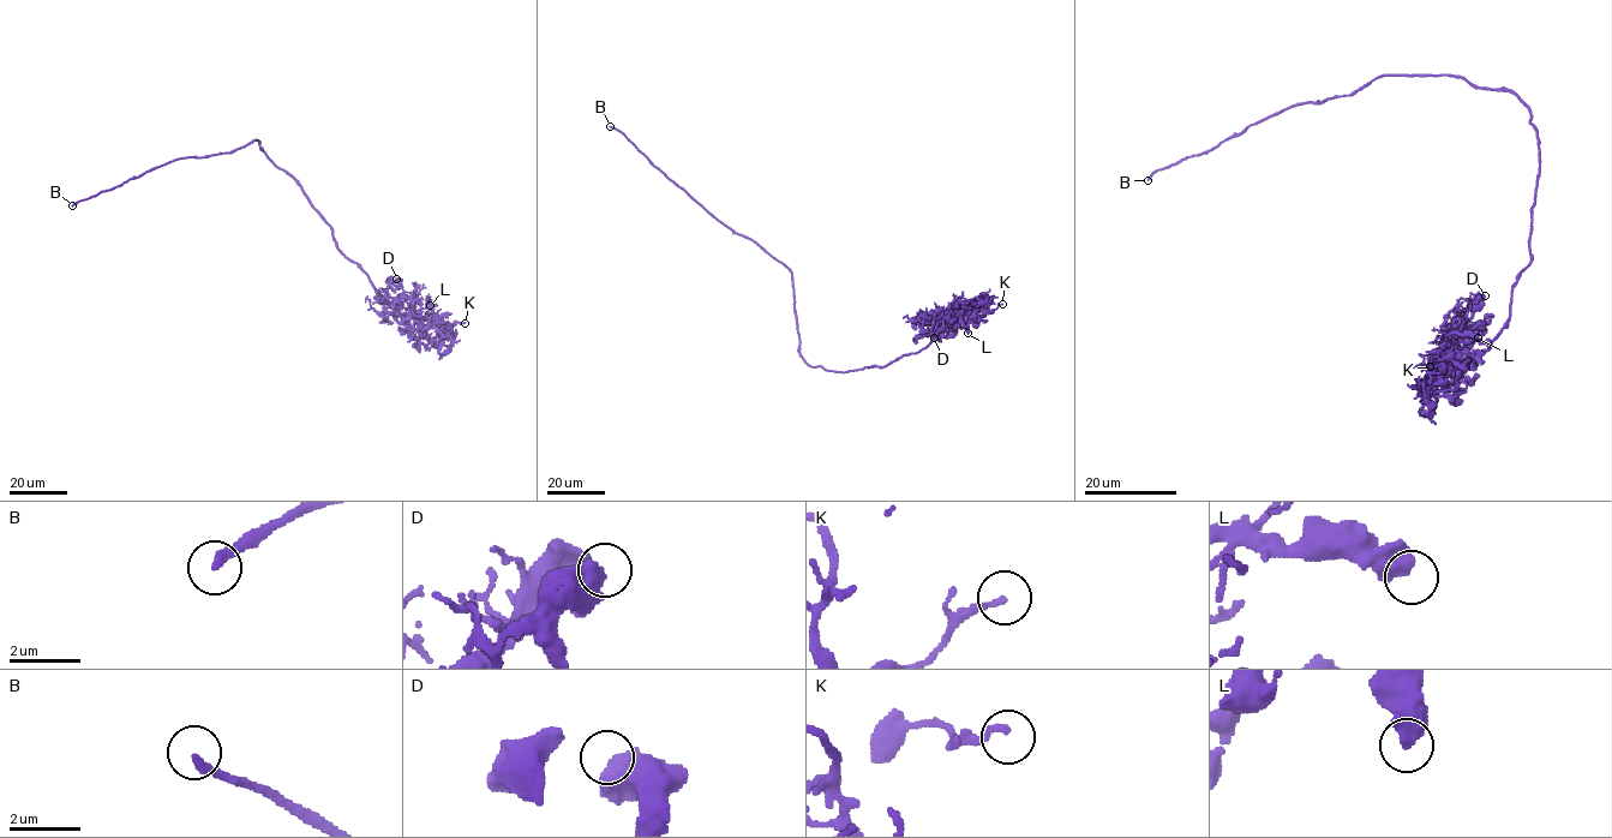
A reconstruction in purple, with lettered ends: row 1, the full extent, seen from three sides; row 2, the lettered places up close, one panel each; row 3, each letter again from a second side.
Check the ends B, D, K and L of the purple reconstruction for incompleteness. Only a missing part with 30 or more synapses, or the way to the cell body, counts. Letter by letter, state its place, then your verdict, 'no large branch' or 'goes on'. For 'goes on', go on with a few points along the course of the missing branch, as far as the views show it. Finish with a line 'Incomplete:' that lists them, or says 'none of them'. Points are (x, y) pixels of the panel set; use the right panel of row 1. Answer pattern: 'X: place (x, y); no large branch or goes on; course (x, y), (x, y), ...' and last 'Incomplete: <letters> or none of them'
B: place (1148, 180); goes on; course (1148, 180), (1119, 197), (1120, 231), (1130, 245), (1128, 252)
D: place (1485, 295); no large branch
K: place (1430, 366); no large branch
L: place (1478, 337); no large branch
Incomplete: B

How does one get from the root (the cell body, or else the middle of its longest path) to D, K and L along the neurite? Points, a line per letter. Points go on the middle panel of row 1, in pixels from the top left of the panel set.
D: (806, 360), (838, 371), (885, 366), (930, 342), (939, 310), (923, 313), (939, 329), (934, 337)
K: (806, 360), (838, 371), (885, 366), (930, 342), (940, 307), (953, 312), (987, 297), (990, 311), (1002, 304)
L: (806, 360), (838, 371), (885, 366), (930, 342), (940, 307), (953, 312), (966, 303), (968, 333)

